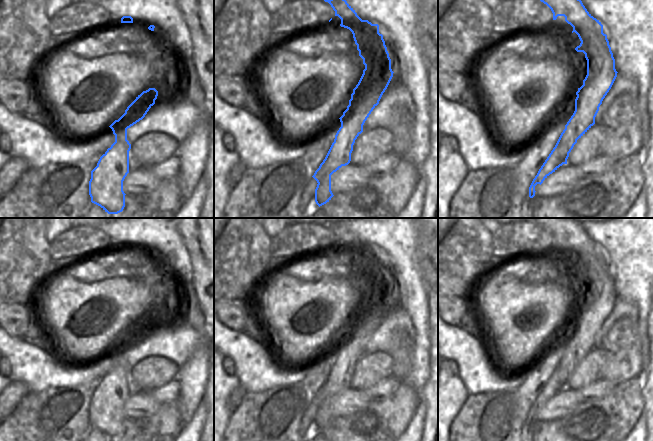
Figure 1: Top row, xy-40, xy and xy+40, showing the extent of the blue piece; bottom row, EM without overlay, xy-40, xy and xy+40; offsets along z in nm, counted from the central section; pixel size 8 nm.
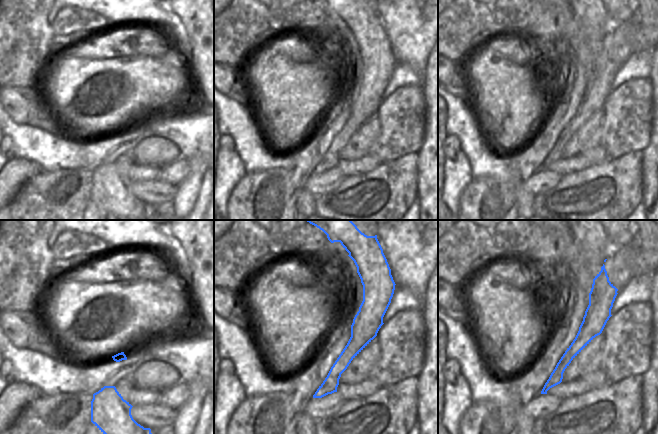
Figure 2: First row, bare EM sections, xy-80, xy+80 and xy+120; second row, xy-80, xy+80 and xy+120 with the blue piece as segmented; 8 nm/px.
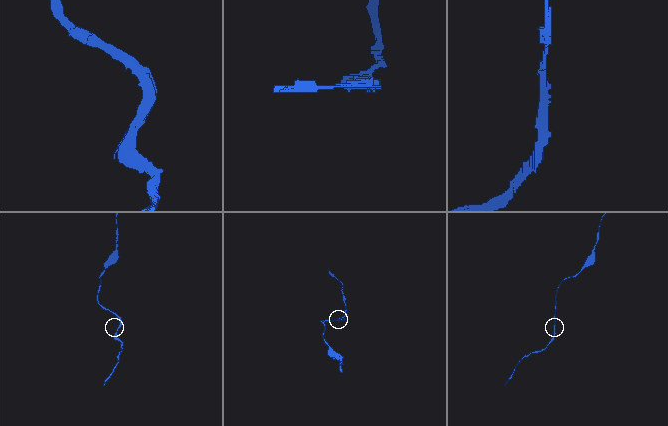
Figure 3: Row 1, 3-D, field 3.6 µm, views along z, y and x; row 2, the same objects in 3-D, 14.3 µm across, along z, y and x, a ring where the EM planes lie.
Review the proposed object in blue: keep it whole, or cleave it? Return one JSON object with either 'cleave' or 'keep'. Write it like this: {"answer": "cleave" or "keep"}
{"answer": "cleave"}

